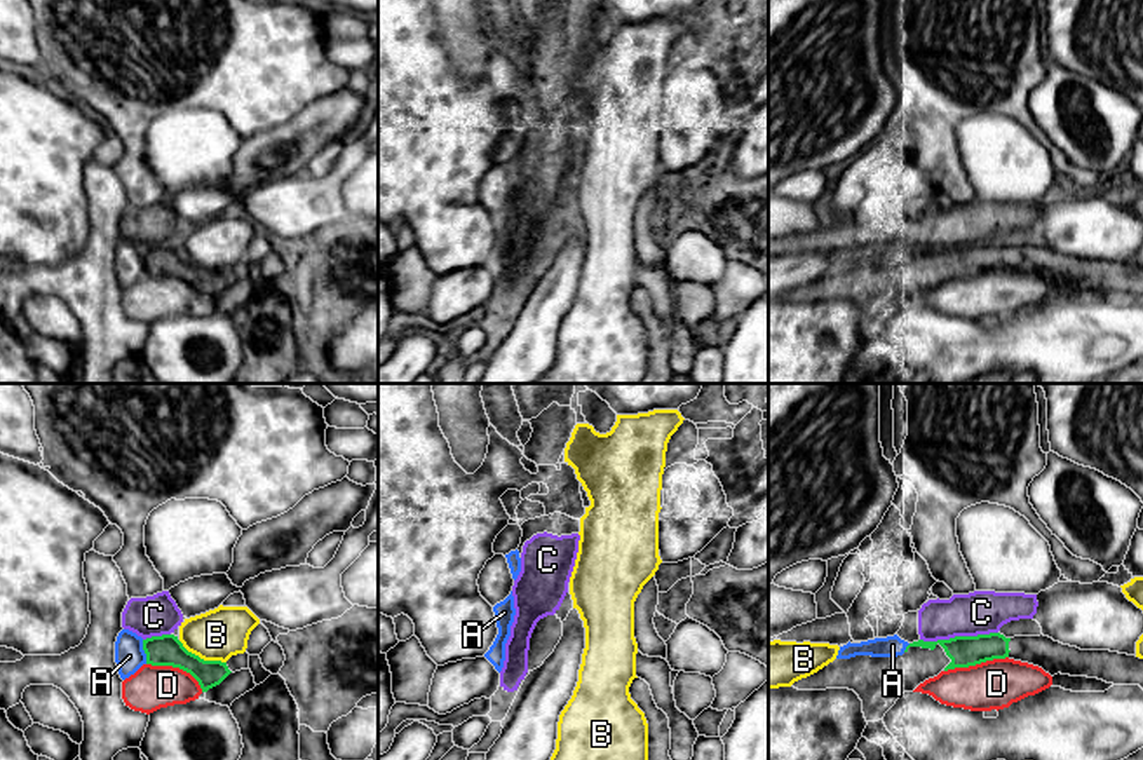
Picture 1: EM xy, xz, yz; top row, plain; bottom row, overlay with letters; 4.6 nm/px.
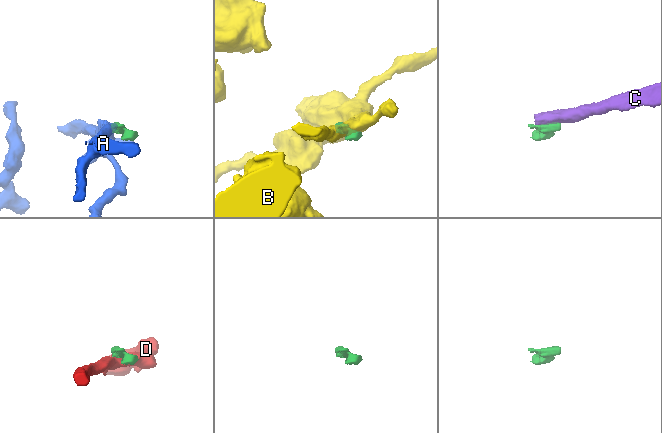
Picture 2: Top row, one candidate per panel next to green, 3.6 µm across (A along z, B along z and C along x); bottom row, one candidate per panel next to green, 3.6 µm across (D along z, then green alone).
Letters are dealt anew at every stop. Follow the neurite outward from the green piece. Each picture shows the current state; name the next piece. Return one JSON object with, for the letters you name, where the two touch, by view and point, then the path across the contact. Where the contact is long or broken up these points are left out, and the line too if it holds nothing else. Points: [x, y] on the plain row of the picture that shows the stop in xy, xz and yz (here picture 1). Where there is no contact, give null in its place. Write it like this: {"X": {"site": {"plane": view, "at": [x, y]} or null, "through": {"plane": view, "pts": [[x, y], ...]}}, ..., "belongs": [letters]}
{"belongs": []}

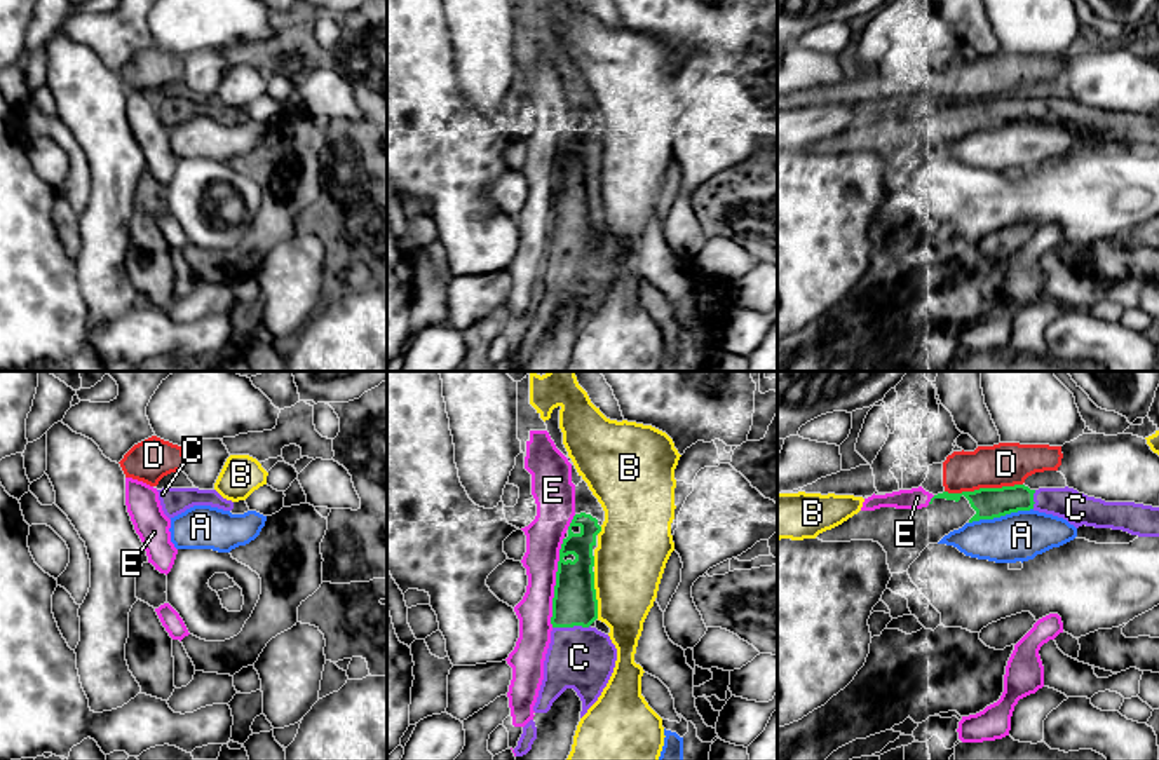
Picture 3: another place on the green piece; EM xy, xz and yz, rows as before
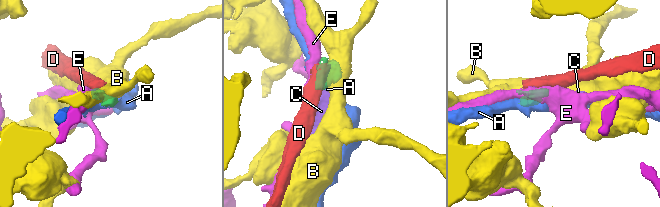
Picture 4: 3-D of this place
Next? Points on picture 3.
{"C": {"site": {"plane": "xz", "at": [570, 236]}, "through": {"plane": "xz", "pts": [[574, 213], [570, 236], [579, 267]]}}, "belongs": ["C"]}

